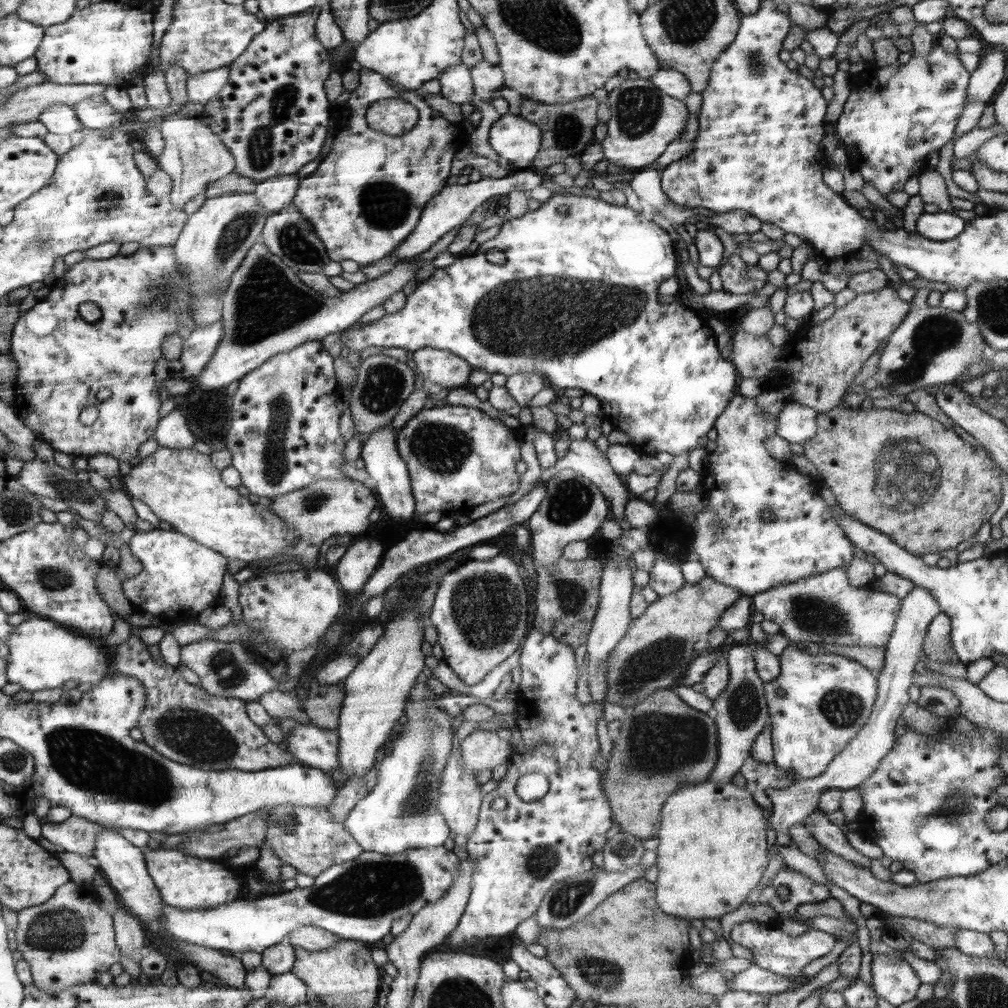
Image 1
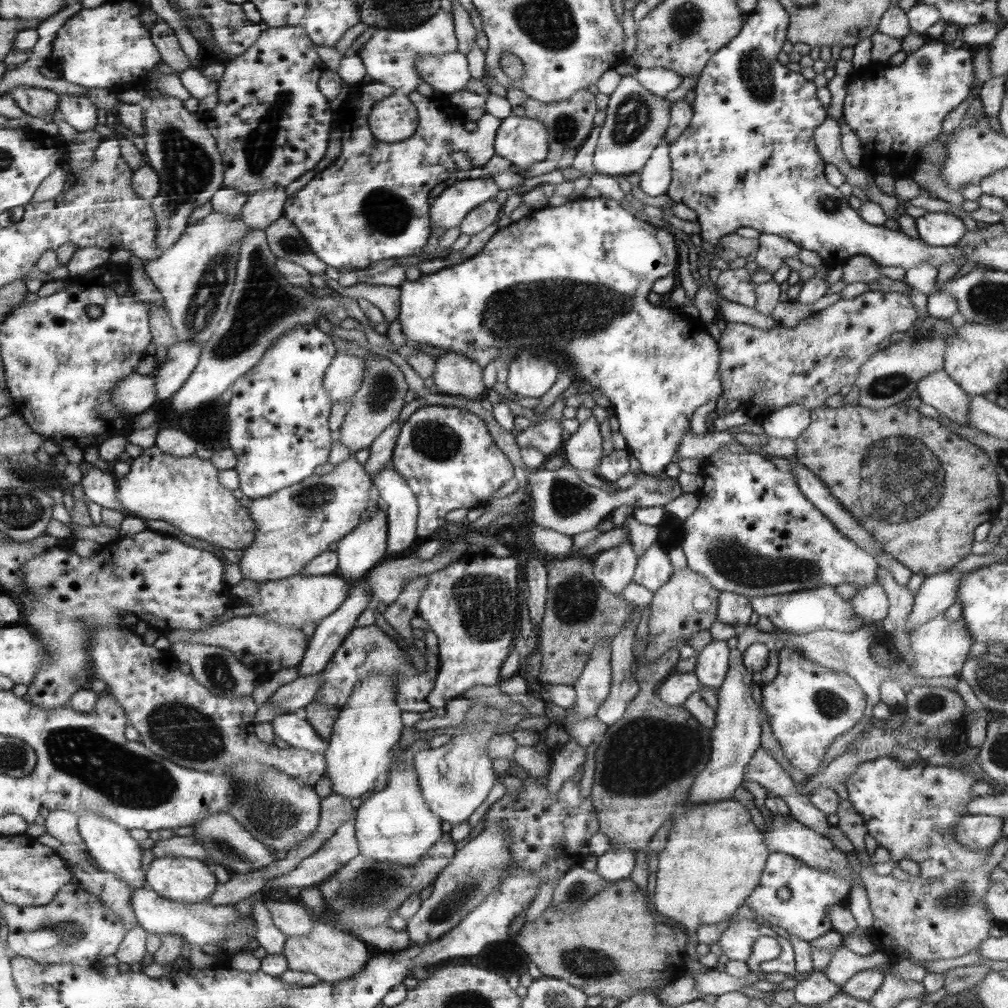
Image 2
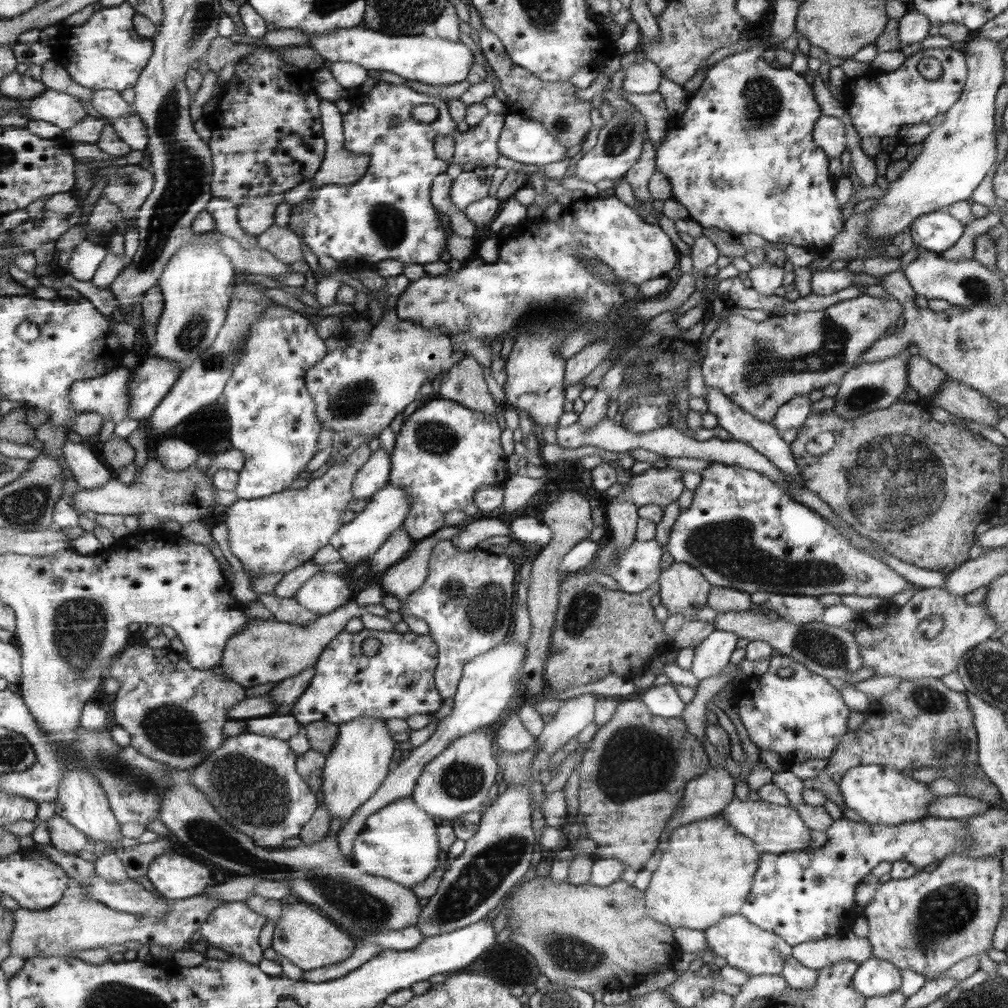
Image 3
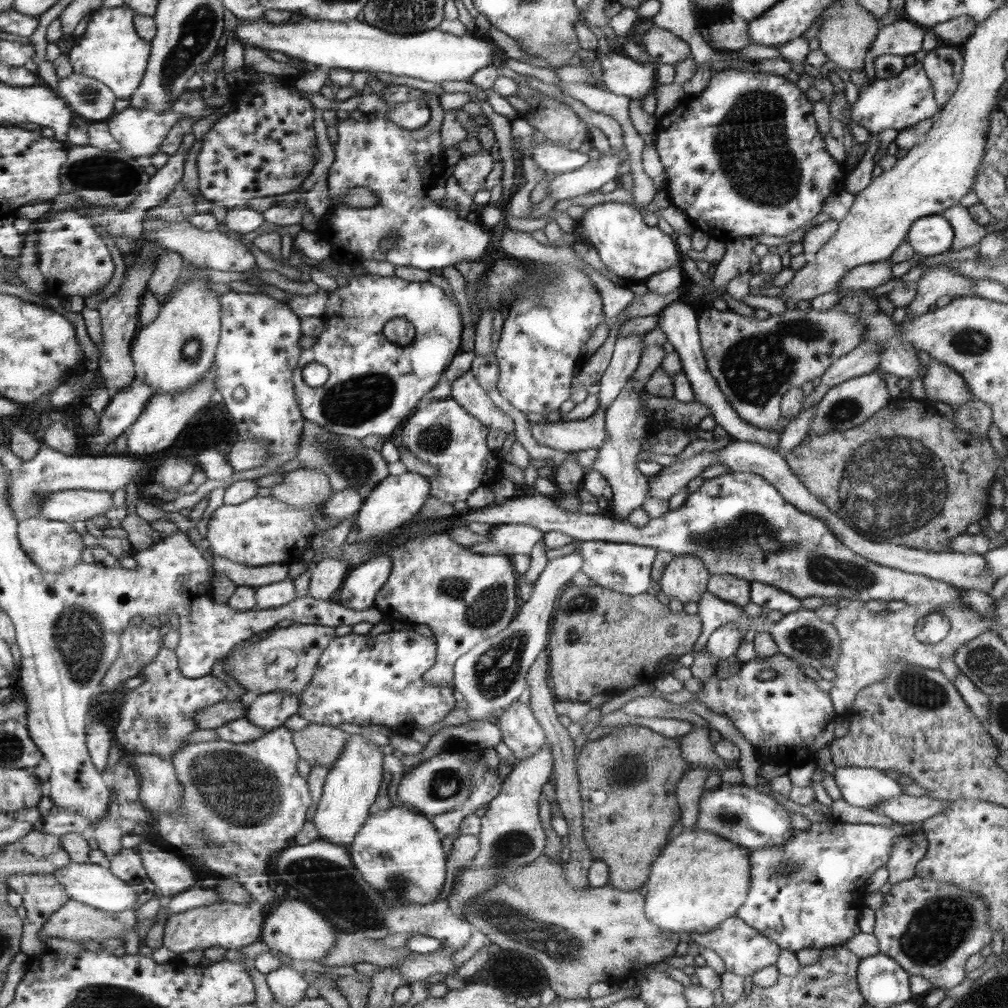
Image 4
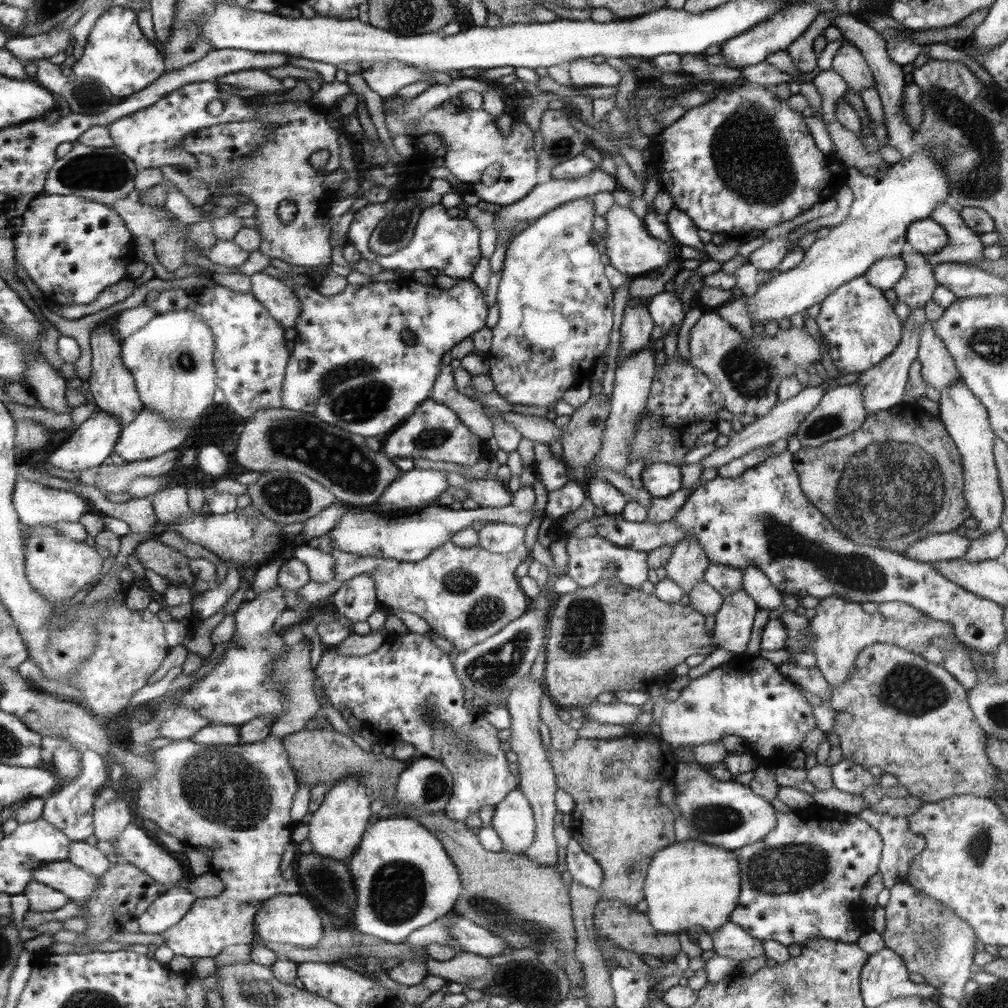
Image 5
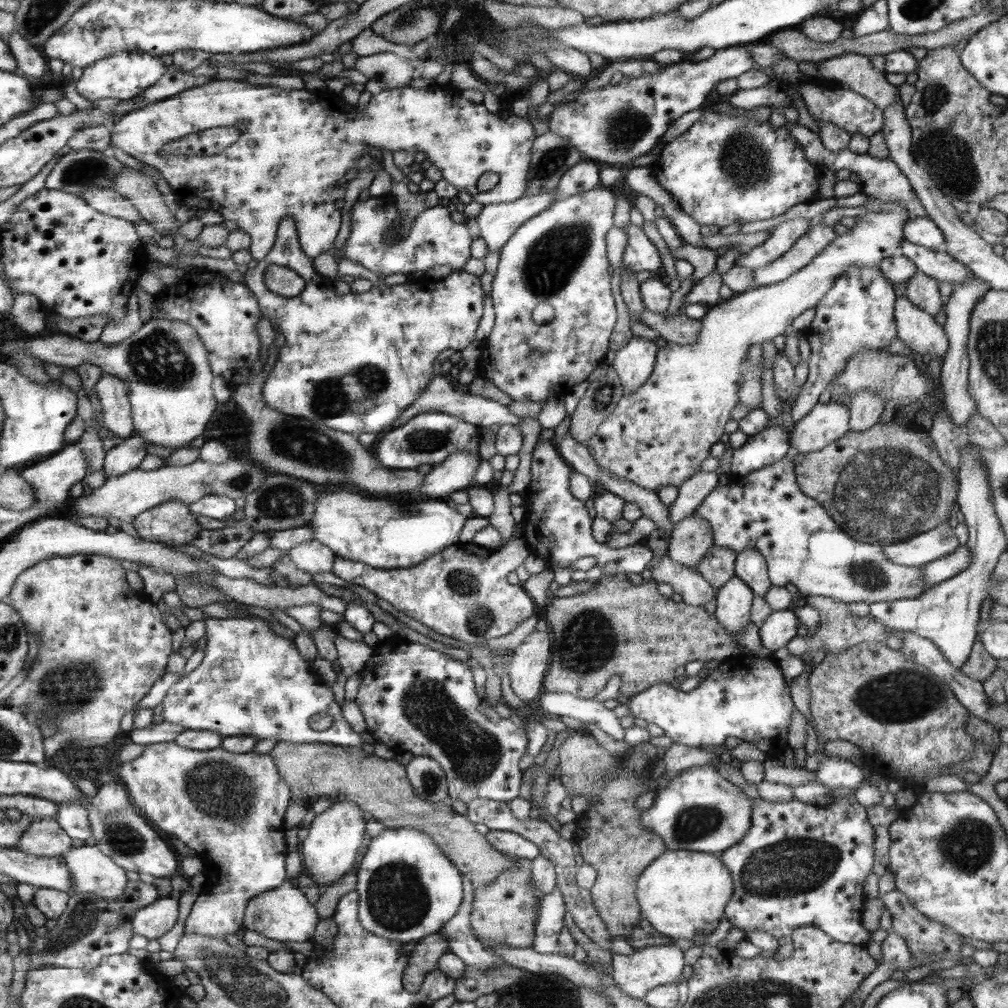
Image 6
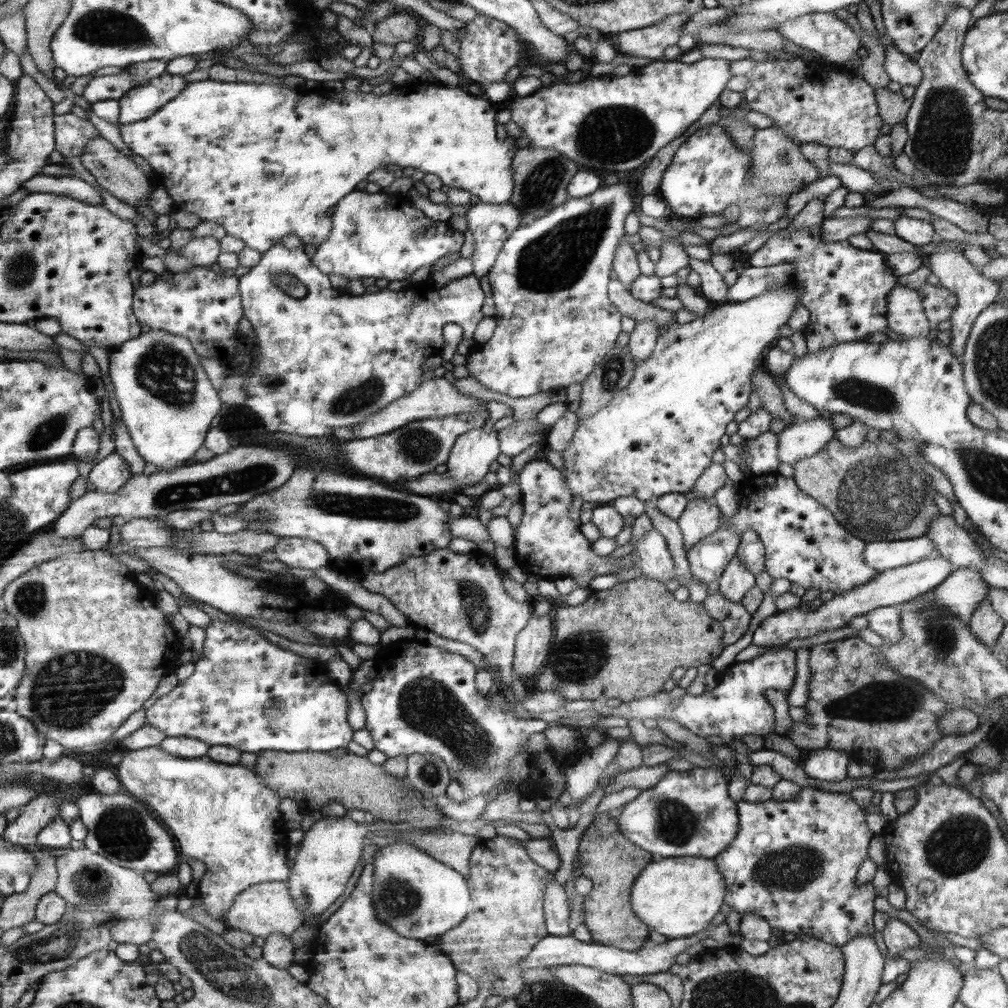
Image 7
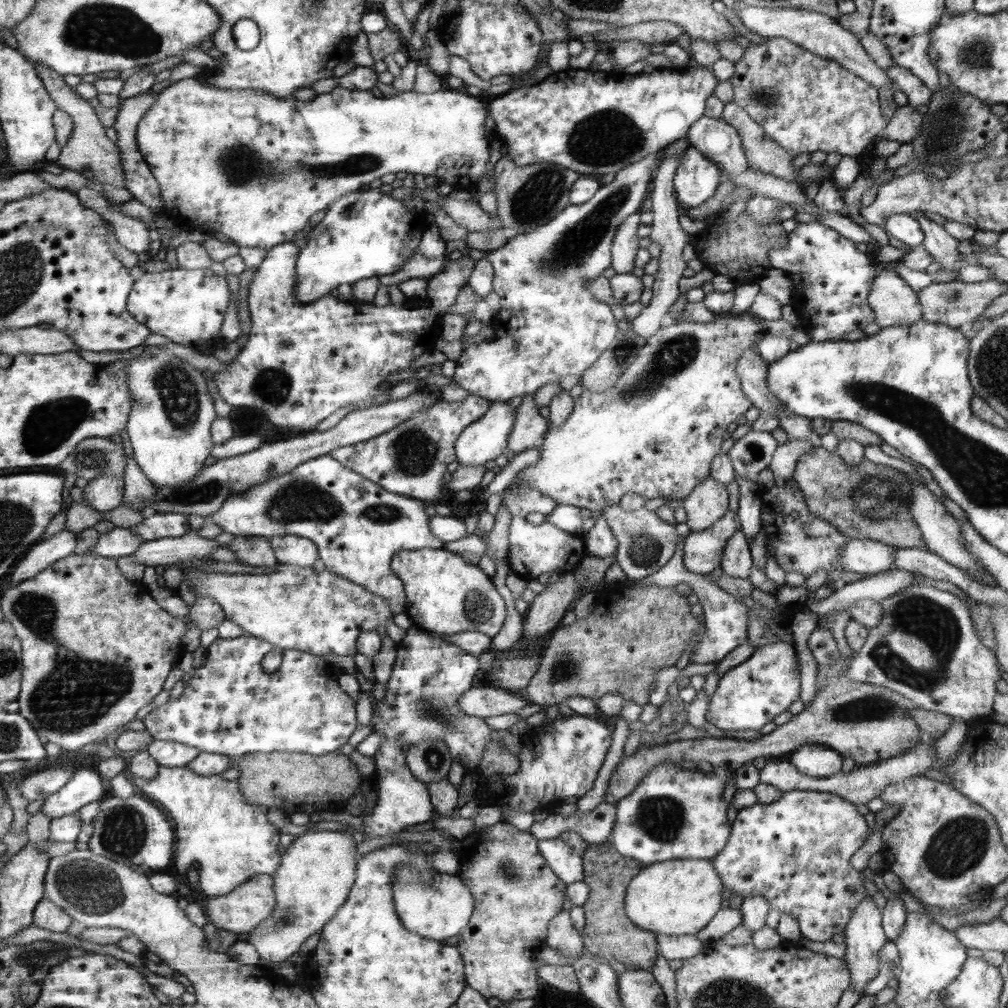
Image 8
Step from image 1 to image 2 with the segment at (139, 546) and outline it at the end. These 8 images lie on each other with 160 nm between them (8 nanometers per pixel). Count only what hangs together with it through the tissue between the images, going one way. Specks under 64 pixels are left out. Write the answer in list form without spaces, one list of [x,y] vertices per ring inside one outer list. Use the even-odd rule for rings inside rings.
[[[149,528],[132,536],[120,536],[120,540],[101,546],[91,558],[81,558],[70,548],[55,547],[22,565],[22,584],[26,591],[22,599],[15,599],[23,613],[21,623],[34,632],[34,636],[49,652],[43,668],[35,676],[34,682],[28,685],[27,694],[32,704],[46,710],[70,707],[70,696],[90,686],[90,666],[87,665],[85,672],[82,671],[86,660],[90,659],[90,634],[96,628],[122,628],[122,613],[132,613],[149,628],[156,630],[172,628],[198,632],[210,628],[216,617],[228,610],[232,595],[231,588],[222,582],[222,568],[222,560],[212,552],[200,550],[180,541],[176,536],[157,533]]]

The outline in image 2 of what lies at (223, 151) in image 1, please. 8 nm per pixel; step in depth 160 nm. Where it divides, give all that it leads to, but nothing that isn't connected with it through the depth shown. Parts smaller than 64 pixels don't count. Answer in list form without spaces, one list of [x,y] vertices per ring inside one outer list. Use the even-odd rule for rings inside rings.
[[[158,89],[145,91],[144,105],[144,154],[150,165],[160,175],[160,192],[153,198],[154,220],[156,220],[157,245],[161,255],[181,238],[187,230],[194,208],[208,203],[215,192],[225,184],[225,164],[217,147],[215,136],[201,122],[198,113],[188,112],[183,101],[160,93]]]

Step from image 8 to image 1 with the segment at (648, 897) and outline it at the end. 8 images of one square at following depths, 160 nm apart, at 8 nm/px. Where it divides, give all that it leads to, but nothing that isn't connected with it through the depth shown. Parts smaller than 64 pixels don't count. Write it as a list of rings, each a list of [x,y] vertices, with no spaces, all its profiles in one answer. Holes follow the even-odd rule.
[[[704,781],[673,792],[661,810],[658,829],[660,844],[656,850],[658,868],[657,903],[675,917],[700,924],[705,918],[720,919],[744,904],[746,896],[758,886],[766,866],[766,818],[747,788],[722,781]]]

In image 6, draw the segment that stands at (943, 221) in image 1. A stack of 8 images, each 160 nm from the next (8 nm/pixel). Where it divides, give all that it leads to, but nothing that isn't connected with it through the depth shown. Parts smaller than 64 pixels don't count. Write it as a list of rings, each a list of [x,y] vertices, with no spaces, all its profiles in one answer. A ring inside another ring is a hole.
[[[911,217],[902,228],[903,239],[932,250],[943,249],[945,238],[940,228],[928,218]]]

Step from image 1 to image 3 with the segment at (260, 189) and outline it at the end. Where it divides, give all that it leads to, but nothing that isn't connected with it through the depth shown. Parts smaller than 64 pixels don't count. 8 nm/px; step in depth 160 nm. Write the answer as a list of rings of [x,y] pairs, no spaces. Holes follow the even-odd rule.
[[[281,195],[253,196],[238,205],[238,224],[251,235],[258,236],[274,225],[274,210]]]

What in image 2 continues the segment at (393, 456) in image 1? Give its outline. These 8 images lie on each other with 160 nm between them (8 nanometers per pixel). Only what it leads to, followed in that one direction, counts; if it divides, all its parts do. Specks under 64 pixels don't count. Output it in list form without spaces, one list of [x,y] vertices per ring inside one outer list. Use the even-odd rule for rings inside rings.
[[[390,462],[385,464],[374,476],[374,486],[380,494],[380,504],[384,506],[386,516],[388,517],[388,543],[386,558],[396,558],[406,555],[406,552],[414,546],[418,538],[417,514],[419,506],[416,495],[412,488],[407,485],[406,479],[393,467]]]

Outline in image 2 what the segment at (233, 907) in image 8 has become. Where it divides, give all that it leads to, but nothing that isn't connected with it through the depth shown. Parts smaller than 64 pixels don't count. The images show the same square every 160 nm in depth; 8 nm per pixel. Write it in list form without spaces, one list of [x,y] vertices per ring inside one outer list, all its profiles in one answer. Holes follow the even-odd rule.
[[[313,917],[312,930],[306,936],[287,936],[283,955],[287,958],[288,969],[298,972],[311,972],[322,982],[341,982],[359,974],[370,959],[368,946],[362,939],[350,932],[338,930],[329,921]]]

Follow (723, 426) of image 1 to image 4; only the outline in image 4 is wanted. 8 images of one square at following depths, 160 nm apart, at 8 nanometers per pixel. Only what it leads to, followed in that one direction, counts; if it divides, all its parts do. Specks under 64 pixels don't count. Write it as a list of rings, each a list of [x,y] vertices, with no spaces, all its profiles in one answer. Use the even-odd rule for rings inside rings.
[[[730,471],[725,472],[724,474],[720,474],[720,476],[715,476],[714,478],[706,479],[701,485],[700,488],[696,492],[689,494],[686,498],[685,502],[678,509],[670,510],[663,514],[658,518],[651,518],[650,522],[646,526],[642,528],[638,528],[637,525],[630,524],[627,520],[618,520],[614,519],[609,513],[603,513],[602,511],[595,514],[588,514],[584,512],[568,512],[567,510],[562,510],[554,500],[550,497],[539,495],[538,493],[534,494],[519,494],[513,498],[505,500],[504,502],[494,502],[490,506],[486,508],[478,508],[478,509],[467,509],[464,511],[464,524],[469,522],[483,522],[493,525],[500,524],[527,524],[530,526],[534,526],[534,528],[539,528],[543,533],[547,532],[561,532],[562,534],[567,534],[574,539],[578,539],[580,541],[614,541],[618,543],[624,544],[639,544],[646,545],[647,547],[654,547],[657,550],[665,550],[666,552],[670,552],[670,554],[674,554],[674,557],[678,556],[686,556],[686,554],[691,556],[696,556],[704,565],[706,569],[709,570],[709,575],[731,575],[743,580],[748,581],[748,583],[764,583],[766,585],[774,586],[774,588],[781,589],[786,593],[794,596],[794,598],[798,598],[800,600],[804,598],[812,598],[812,596],[816,596],[818,598],[826,598],[830,599],[834,596],[840,597],[841,599],[848,598],[849,600],[860,600],[860,602],[864,602],[865,604],[870,600],[884,600],[890,602],[890,600],[902,600],[904,605],[912,605],[918,606],[918,604],[934,604],[934,606],[940,606],[940,604],[962,604],[964,608],[970,608],[964,601],[962,601],[962,593],[960,593],[960,588],[955,588],[946,582],[940,580],[933,580],[928,576],[908,573],[899,569],[894,569],[885,565],[877,564],[876,562],[870,561],[859,554],[856,554],[853,550],[850,550],[837,536],[834,536],[834,533],[831,531],[831,528],[826,526],[826,523],[807,512],[802,512],[798,507],[795,507],[793,504],[790,504],[784,496],[778,492],[778,489],[770,484],[765,477],[760,476],[756,472],[748,472],[748,471]]]

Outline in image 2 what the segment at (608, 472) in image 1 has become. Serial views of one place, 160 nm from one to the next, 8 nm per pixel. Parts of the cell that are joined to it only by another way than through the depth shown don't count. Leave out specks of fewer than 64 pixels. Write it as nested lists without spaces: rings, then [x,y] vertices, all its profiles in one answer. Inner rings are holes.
[[[592,415],[587,421],[580,423],[578,430],[564,442],[563,454],[566,454],[566,460],[576,470],[590,470],[597,474],[601,458],[604,456],[604,439],[600,435],[599,426]]]

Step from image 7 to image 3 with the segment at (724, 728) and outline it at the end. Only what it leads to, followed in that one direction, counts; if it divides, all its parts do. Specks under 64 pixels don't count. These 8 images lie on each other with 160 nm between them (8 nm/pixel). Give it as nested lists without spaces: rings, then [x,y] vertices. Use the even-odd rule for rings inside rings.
[[[776,651],[772,655],[769,669],[763,675],[741,676],[736,681],[732,703],[738,708],[750,740],[760,750],[777,752],[784,761],[794,764],[814,758],[827,760],[850,730],[850,708],[827,677],[812,672],[791,656]],[[782,668],[790,668],[794,674],[782,678],[778,675]]]

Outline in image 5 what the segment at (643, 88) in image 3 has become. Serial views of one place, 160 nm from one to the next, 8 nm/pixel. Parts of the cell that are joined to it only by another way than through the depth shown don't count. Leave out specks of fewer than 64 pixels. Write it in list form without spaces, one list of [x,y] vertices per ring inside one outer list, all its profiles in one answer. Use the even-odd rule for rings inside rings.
[[[577,59],[570,62],[569,68],[572,85],[576,88],[620,87],[622,74],[608,63],[596,64],[591,59]]]

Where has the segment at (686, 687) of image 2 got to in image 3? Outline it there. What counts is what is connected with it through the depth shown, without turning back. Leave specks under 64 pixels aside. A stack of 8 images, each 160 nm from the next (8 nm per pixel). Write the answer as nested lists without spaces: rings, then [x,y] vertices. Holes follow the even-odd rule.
[[[670,681],[661,686],[650,686],[643,691],[642,695],[642,702],[654,715],[666,718],[683,717],[685,715],[686,704],[678,696],[675,684]]]

